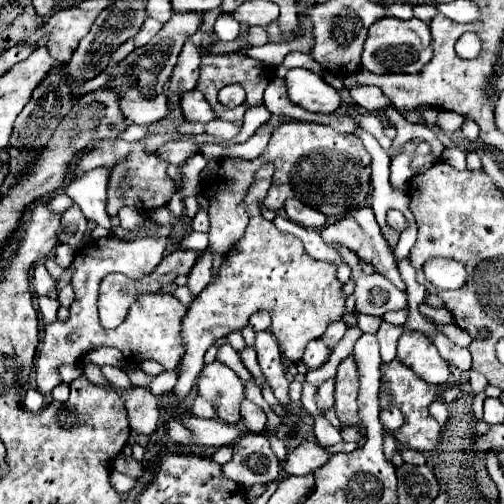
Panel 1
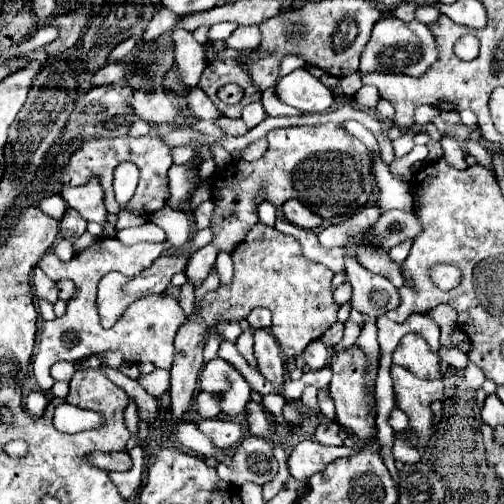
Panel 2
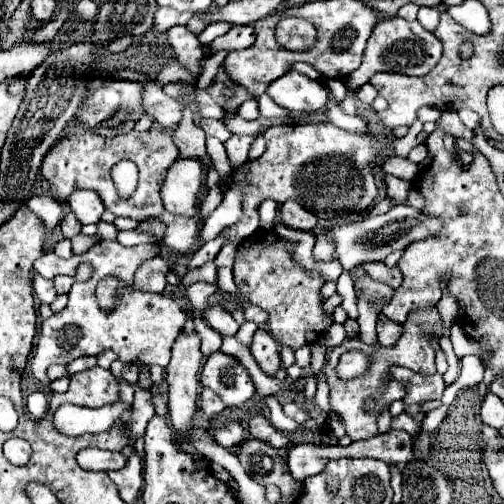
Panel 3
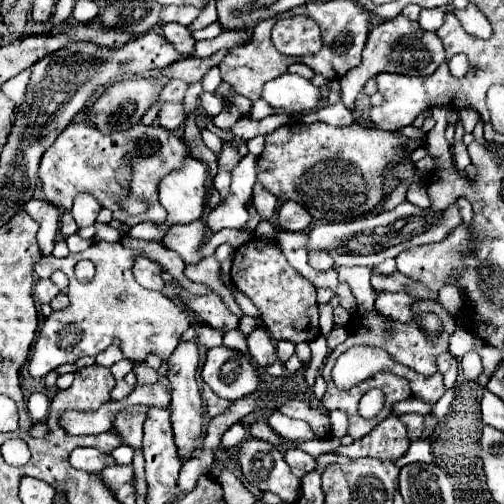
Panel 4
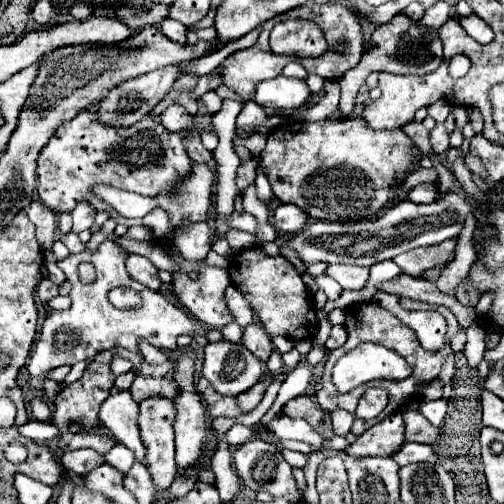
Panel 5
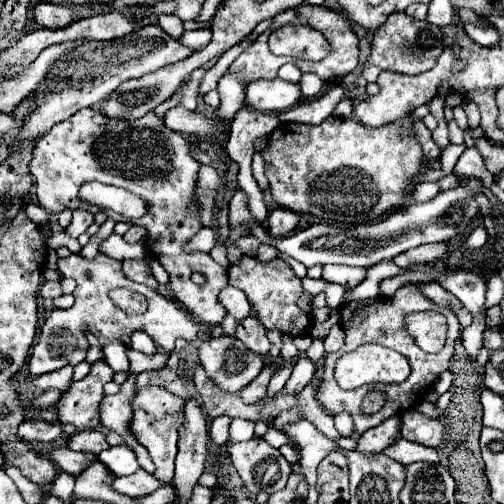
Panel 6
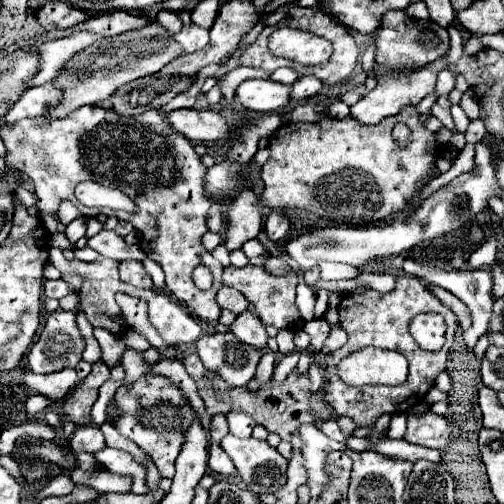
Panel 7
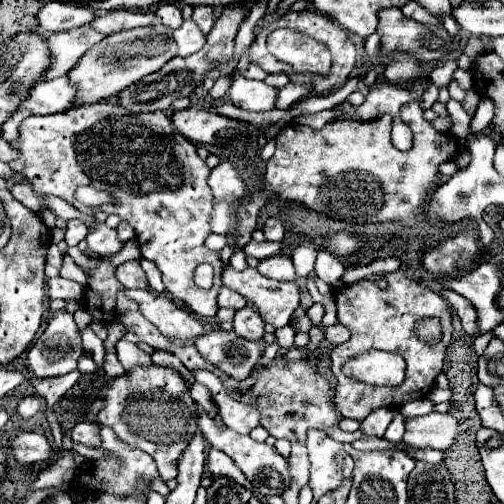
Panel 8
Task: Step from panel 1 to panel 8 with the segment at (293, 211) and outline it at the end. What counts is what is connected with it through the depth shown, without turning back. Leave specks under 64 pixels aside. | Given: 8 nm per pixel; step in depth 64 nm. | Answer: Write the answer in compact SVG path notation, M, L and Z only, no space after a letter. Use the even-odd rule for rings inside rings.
M268 218L262 230L264 230L266 240L272 240L272 242L280 242L282 236L284 236L284 226L282 226L282 222L276 220L276 218Z

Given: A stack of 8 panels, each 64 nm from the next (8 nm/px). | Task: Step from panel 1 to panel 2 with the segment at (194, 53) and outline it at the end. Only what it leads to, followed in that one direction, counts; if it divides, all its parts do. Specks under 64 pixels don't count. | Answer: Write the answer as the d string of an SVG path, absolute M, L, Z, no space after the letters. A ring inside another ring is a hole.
M174 28L170 34L176 46L174 58L176 58L178 76L184 82L184 86L194 88L206 68L206 50L200 42L194 40L192 32L184 28Z

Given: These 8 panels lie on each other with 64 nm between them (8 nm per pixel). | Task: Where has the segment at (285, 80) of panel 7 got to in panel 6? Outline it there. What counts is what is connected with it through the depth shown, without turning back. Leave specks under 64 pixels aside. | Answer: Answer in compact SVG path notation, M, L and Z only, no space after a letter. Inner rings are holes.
M284 64L284 66L278 70L278 78L288 80L288 82L298 82L300 76L302 76L302 72L300 72L294 64Z

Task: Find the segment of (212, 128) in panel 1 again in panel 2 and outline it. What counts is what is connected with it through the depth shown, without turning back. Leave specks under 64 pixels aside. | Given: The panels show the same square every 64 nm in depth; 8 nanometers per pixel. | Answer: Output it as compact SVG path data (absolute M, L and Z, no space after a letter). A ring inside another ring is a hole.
M220 116L216 122L222 126L222 130L228 136L242 136L242 134L248 132L248 126L244 124L242 118L226 118L226 116Z

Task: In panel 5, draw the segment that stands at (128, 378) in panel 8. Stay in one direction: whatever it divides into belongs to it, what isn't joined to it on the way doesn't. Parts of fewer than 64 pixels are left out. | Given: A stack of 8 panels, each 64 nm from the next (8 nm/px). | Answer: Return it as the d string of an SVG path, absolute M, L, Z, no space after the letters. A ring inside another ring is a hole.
M150 396L142 400L140 404L140 418L138 428L142 436L142 444L146 448L146 458L150 462L150 474L156 484L156 496L160 498L160 492L164 492L166 484L172 484L176 476L176 462L174 462L174 420L176 420L176 404L172 398L164 396Z

